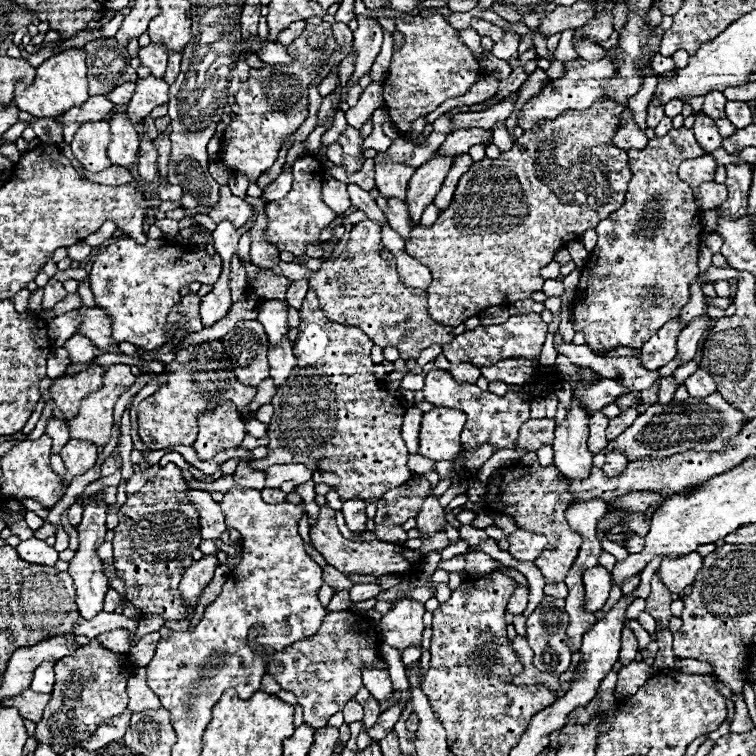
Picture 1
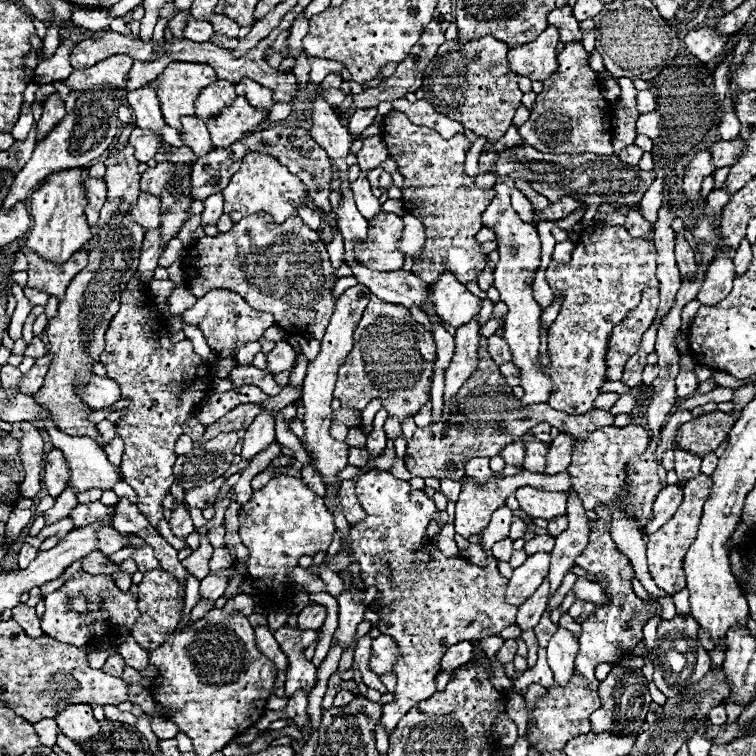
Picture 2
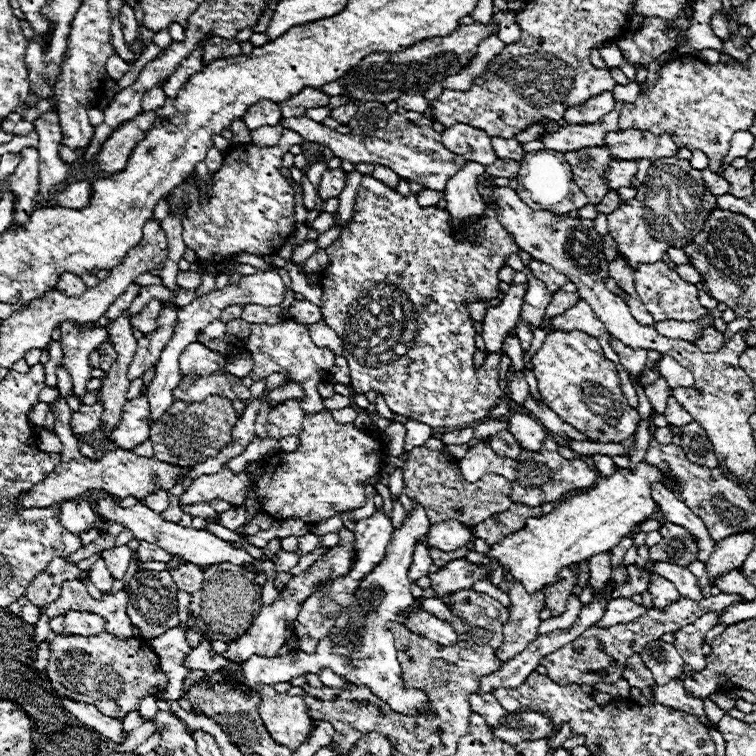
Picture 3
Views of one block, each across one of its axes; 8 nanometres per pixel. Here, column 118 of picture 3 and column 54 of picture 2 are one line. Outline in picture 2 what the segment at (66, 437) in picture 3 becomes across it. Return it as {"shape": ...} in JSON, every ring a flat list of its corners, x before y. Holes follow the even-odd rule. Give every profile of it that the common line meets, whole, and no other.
{"shape":[[52,450,46,456,46,466,44,466,44,484,48,488,50,496,60,496,60,492,64,492,66,488,66,480,68,480,68,464,62,456,60,450]]}

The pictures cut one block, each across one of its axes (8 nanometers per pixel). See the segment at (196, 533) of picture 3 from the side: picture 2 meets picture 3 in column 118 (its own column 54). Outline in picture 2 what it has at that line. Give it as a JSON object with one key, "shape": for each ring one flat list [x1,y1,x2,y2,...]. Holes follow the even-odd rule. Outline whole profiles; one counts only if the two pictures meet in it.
{"shape":[[66,488,66,490,56,498,54,508,50,508,48,512,44,512,46,526,56,524,56,522,62,520,62,518,68,518,68,512,72,512,72,508,76,508,76,504,78,504,76,492,74,492,72,488]]}

